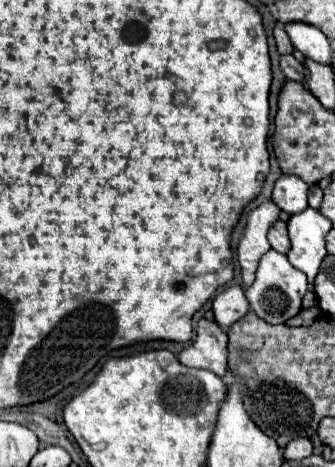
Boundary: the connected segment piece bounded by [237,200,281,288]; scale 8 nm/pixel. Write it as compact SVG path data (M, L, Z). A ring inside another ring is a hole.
M267 200L249 214L245 234L237 248L239 264L241 264L241 272L243 272L243 288L249 288L253 284L261 256L267 250L271 250L271 246L267 242L267 232L271 228L271 224L275 220L279 220L279 212L281 210L271 200Z

